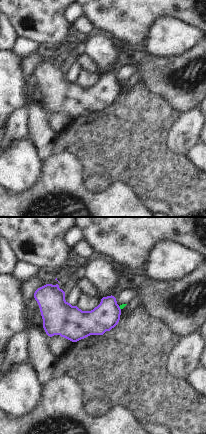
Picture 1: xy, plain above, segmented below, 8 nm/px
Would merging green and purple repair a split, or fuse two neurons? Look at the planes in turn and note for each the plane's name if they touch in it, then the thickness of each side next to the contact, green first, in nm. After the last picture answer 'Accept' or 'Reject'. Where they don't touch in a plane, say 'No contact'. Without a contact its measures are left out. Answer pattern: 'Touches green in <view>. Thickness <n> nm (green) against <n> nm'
Touches green in xy. Thickness 40 nm (green) against 220 nm.

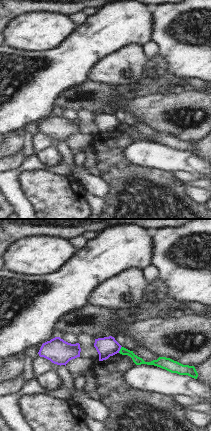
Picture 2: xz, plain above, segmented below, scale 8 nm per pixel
Touches green in xz. Thickness 70 nm (green) against 160 nm.

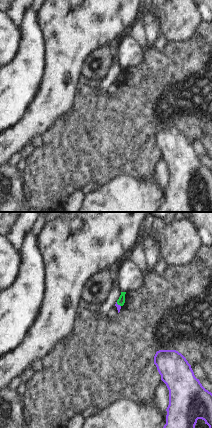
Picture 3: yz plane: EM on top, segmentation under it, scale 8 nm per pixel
Touches green in yz. Thickness 60 nm (green) against 30 nm.

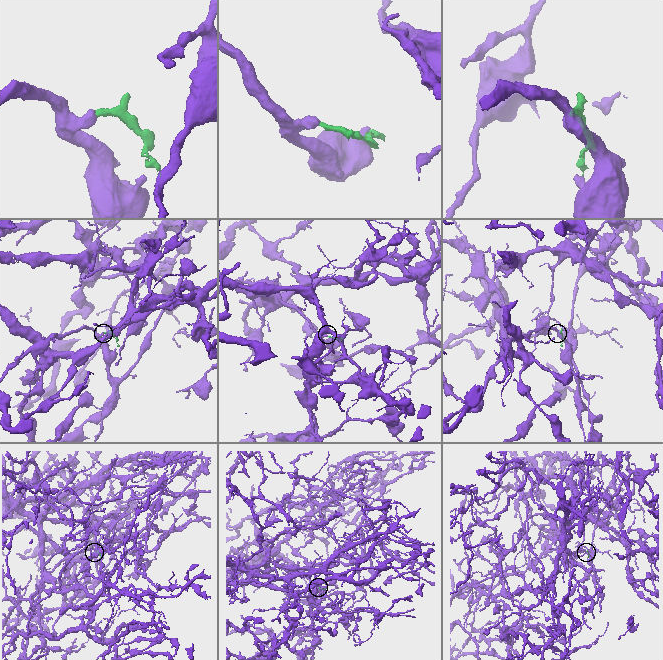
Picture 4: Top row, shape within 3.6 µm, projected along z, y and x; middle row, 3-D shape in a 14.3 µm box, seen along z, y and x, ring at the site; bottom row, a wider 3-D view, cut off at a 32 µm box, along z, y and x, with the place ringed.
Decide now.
Reject.

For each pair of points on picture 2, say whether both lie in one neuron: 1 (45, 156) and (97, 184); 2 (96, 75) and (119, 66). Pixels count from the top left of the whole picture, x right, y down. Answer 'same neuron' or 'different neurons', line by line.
1: different neurons
2: same neuron

